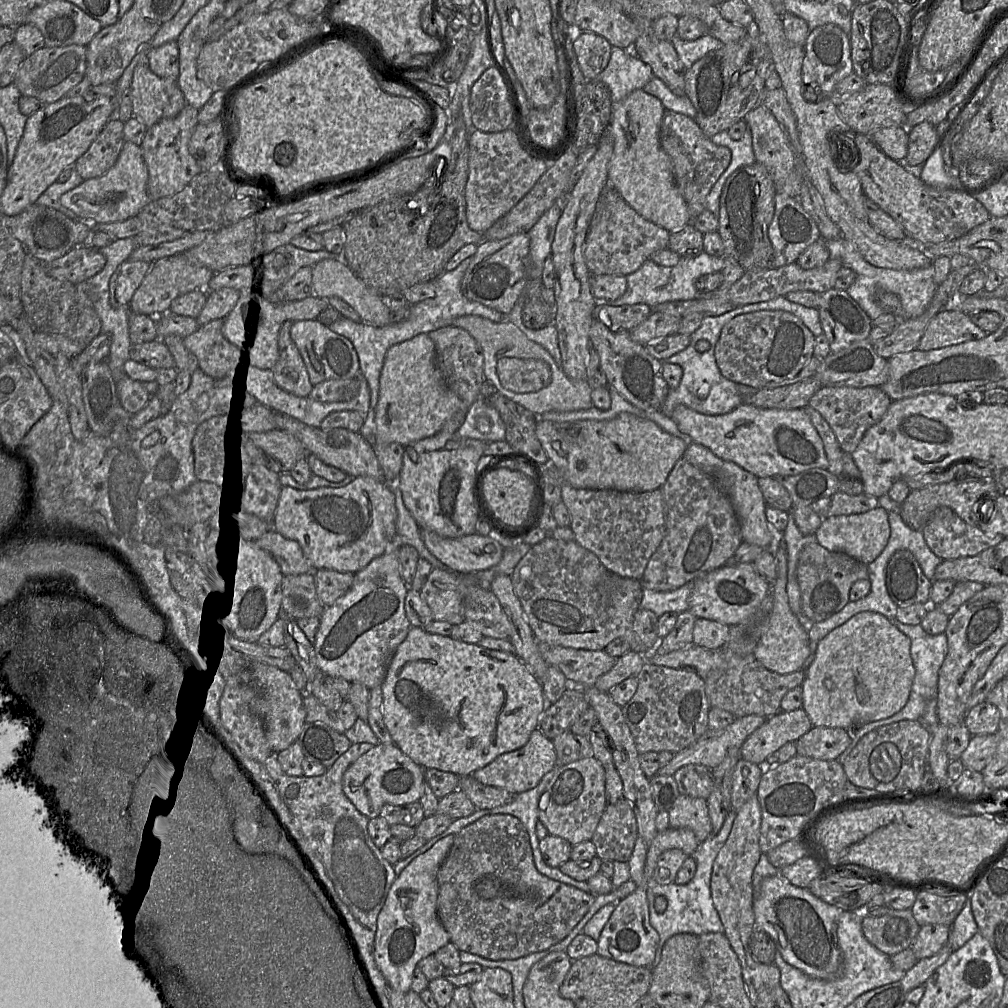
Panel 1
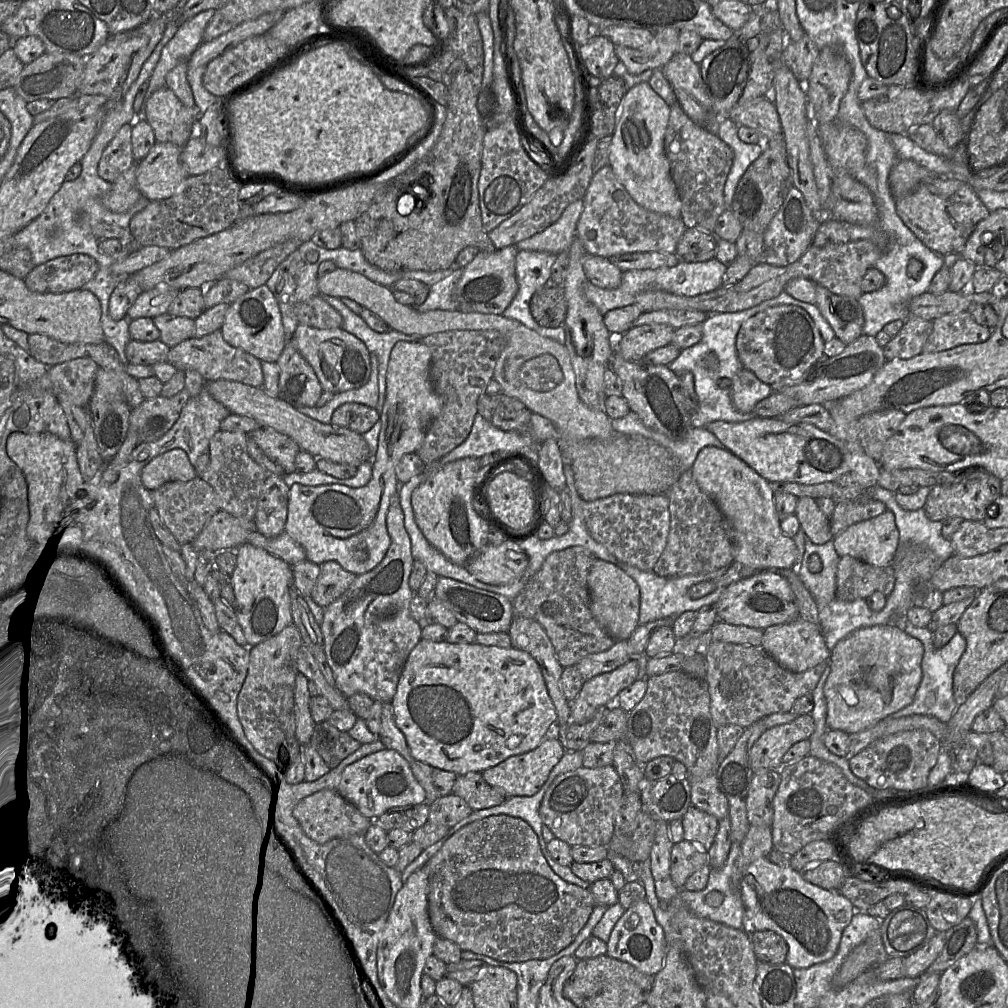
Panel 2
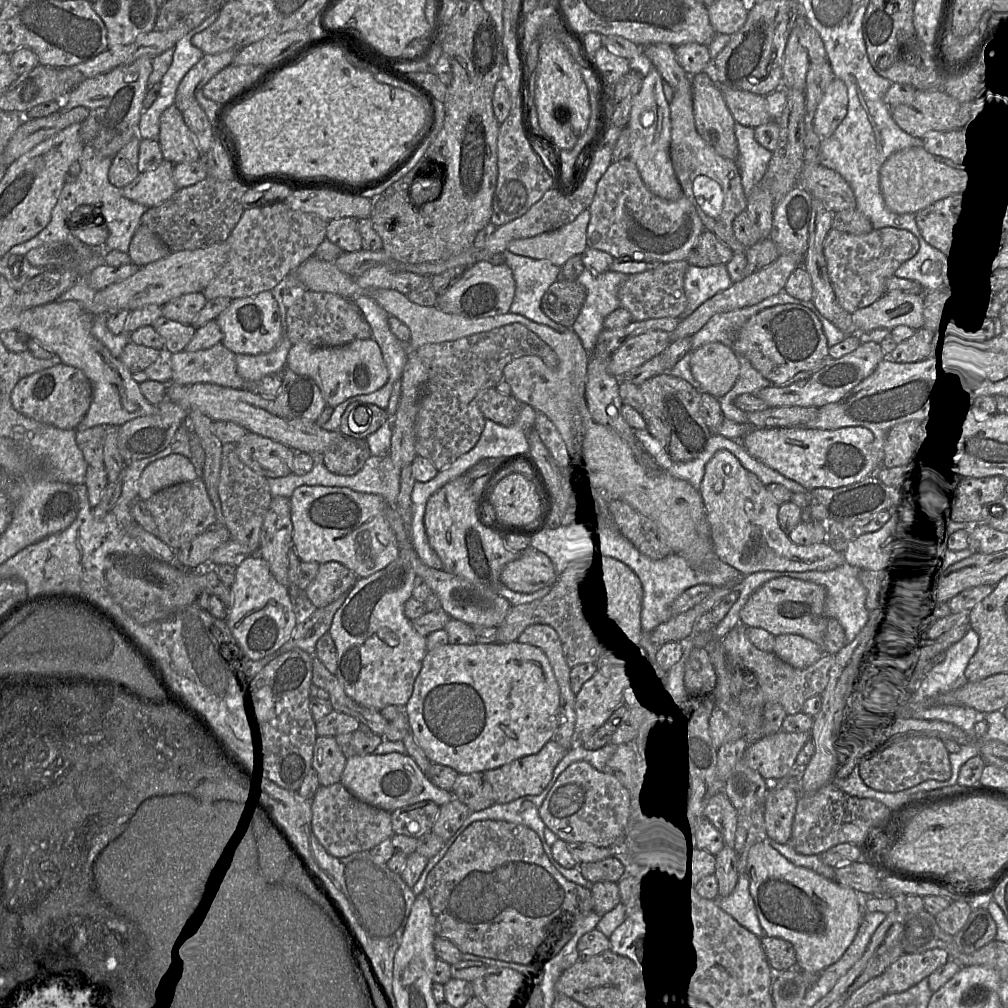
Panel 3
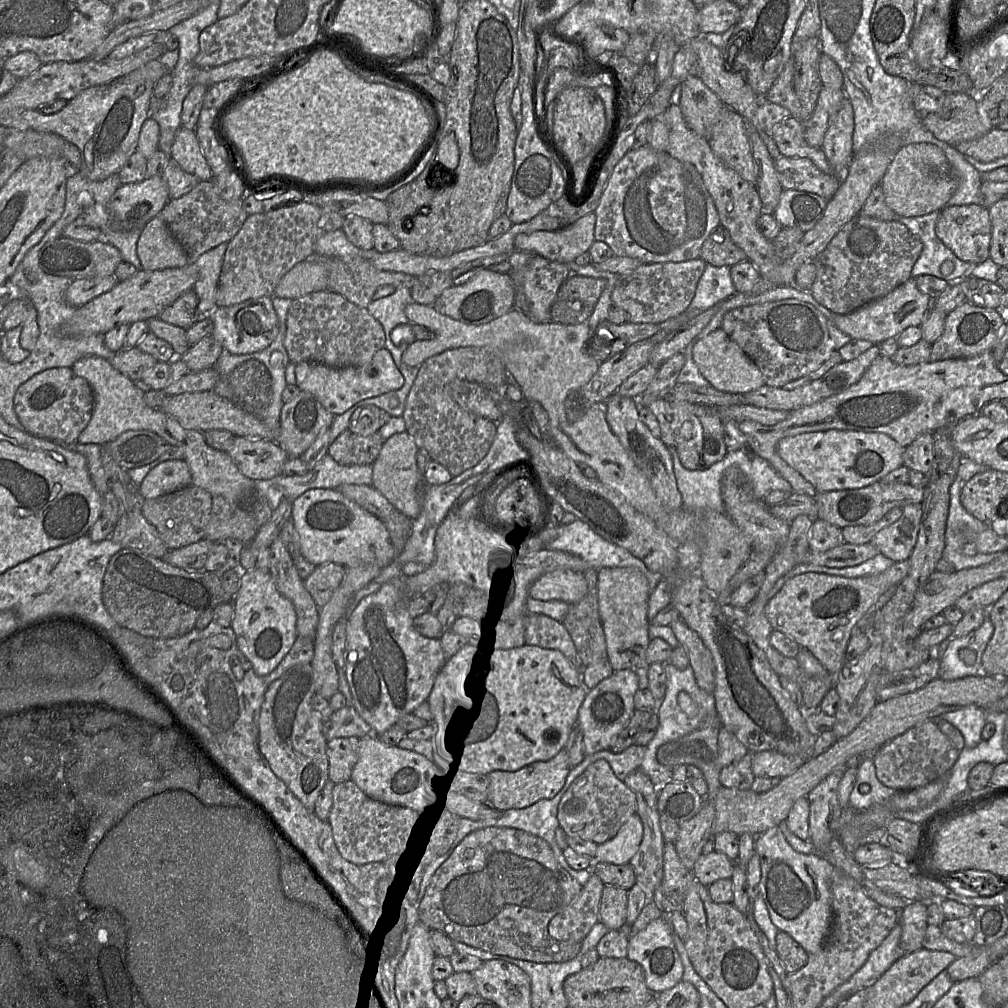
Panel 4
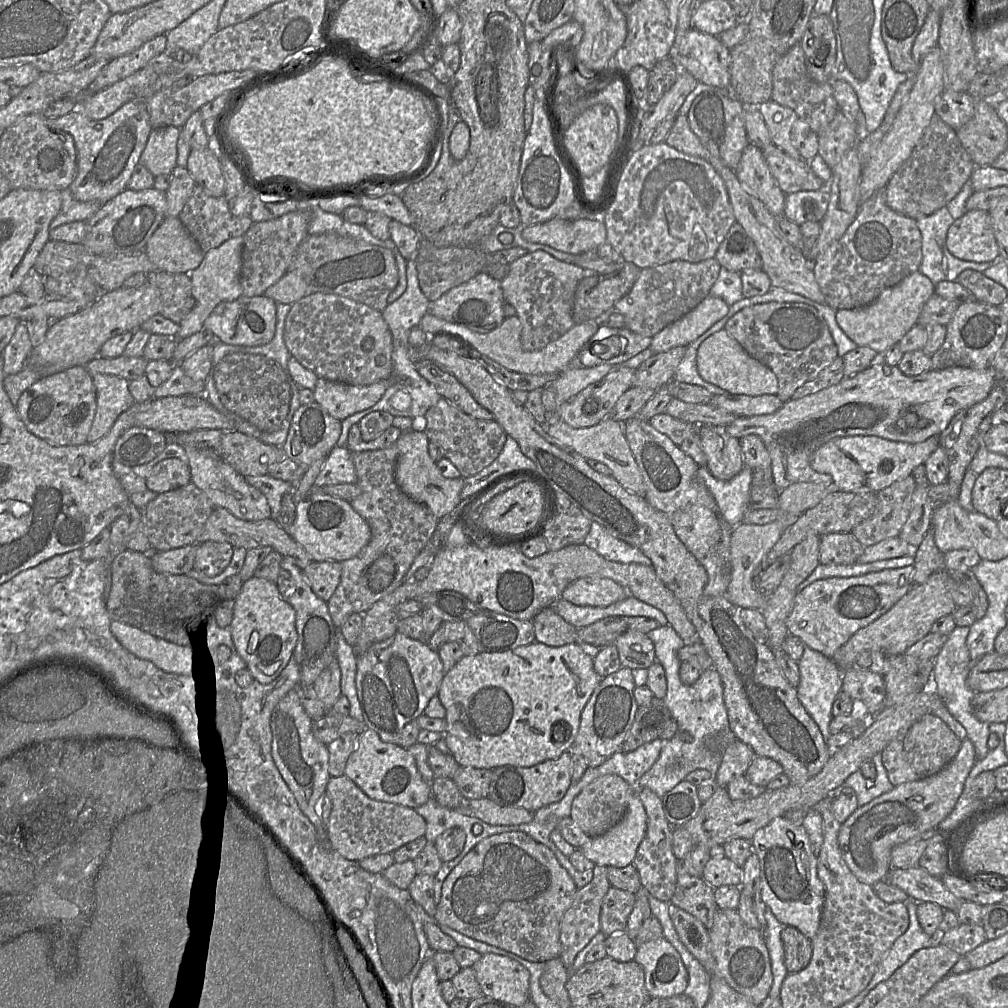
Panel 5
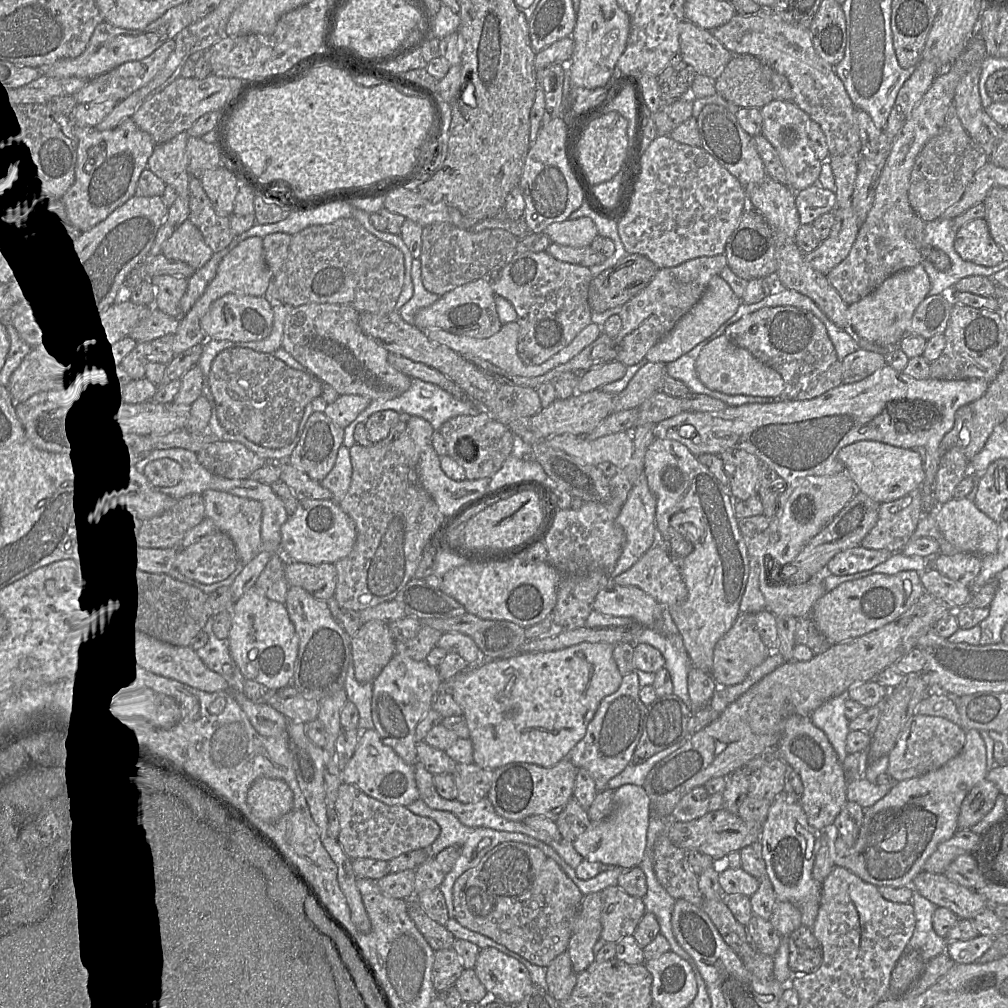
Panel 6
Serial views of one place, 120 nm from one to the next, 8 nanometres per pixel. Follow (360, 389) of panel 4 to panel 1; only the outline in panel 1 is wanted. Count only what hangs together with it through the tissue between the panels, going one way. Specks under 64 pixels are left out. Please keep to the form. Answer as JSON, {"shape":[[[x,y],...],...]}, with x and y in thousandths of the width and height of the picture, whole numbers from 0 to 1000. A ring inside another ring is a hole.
{"shape":[[[315,316],[293,318],[289,324],[289,334],[298,348],[311,383],[325,376],[348,376],[358,371],[356,356],[348,338]]]}

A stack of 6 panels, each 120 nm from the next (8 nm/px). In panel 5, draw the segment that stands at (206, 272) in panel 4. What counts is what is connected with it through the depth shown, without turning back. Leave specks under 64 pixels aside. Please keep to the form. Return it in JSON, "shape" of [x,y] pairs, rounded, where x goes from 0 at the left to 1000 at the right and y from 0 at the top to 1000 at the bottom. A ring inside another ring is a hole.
{"shape":[[[241,234],[232,235],[223,239],[217,245],[203,251],[202,257],[197,265],[188,272],[193,302],[189,309],[178,320],[179,325],[176,337],[180,337],[198,328],[202,323],[202,318],[219,300],[232,299],[240,295],[238,273],[241,243]]]}

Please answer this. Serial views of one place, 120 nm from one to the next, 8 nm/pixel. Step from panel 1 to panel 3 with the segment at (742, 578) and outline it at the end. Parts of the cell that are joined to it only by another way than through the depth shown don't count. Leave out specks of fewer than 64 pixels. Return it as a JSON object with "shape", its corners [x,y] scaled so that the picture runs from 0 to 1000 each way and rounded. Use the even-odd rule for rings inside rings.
{"shape":[[[775,571],[765,574],[750,584],[733,608],[734,619],[757,623],[768,631],[795,630],[813,641],[820,622],[818,610],[819,584],[808,577]]]}

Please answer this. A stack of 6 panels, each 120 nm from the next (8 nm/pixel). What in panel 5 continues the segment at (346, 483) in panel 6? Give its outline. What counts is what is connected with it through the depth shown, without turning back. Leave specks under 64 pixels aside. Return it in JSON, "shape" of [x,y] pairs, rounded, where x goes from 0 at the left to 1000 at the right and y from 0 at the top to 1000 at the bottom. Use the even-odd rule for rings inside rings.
{"shape":[[[332,442],[322,453],[312,477],[312,483],[338,479],[353,479],[354,471],[348,448],[341,442]]]}

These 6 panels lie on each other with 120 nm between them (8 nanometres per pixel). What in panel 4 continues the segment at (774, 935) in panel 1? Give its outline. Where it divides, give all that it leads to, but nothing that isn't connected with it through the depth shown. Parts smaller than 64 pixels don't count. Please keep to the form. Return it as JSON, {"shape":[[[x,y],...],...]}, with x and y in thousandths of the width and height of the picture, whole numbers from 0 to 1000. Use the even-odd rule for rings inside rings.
{"shape":[[[774,820],[764,821],[752,828],[748,833],[748,842],[755,862],[753,885],[766,916],[773,924],[783,927],[803,947],[811,945],[825,914],[823,878],[828,860],[812,848],[789,844]]]}

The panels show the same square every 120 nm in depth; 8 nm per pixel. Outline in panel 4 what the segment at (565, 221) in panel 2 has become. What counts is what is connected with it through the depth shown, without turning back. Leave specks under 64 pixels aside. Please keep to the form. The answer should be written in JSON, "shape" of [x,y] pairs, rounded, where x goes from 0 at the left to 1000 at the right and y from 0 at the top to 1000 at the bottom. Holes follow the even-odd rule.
{"shape":[[[583,211],[555,228],[514,232],[510,238],[510,246],[515,249],[531,250],[554,261],[566,261],[576,252],[583,250],[591,239],[590,222],[590,211]]]}

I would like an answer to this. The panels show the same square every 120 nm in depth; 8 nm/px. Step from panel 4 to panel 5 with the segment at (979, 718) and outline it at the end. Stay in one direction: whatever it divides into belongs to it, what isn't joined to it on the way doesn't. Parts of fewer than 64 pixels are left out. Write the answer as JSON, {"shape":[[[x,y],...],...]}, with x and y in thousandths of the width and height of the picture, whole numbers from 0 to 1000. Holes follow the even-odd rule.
{"shape":[[[948,621],[940,630],[938,637],[927,654],[926,669],[930,689],[935,693],[943,709],[957,722],[959,732],[963,734],[966,739],[968,754],[974,754],[981,746],[979,734],[982,725],[981,718],[970,714],[963,704],[963,695],[968,688],[964,686],[958,678],[959,671],[965,659],[958,640],[961,625],[962,622]]]}

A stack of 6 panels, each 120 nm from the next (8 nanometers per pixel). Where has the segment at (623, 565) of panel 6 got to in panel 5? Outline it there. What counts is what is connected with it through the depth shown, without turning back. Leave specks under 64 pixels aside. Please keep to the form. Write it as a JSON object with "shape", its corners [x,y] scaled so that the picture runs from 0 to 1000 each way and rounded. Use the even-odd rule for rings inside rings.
{"shape":[[[587,517],[579,541],[599,555],[614,559],[634,559],[646,562],[646,556],[636,546],[610,534],[592,518]]]}

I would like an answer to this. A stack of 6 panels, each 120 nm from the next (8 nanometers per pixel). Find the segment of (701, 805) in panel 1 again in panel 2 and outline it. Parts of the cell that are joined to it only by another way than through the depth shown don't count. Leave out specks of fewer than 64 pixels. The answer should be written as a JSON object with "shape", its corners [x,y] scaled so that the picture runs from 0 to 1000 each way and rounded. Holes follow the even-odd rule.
{"shape":[[[686,799],[676,813],[678,831],[681,834],[704,842],[712,824],[713,813],[689,800]]]}

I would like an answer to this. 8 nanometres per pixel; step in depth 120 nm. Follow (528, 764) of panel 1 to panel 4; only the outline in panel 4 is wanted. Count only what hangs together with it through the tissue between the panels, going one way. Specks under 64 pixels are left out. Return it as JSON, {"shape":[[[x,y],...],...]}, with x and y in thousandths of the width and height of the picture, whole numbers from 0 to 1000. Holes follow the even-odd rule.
{"shape":[[[562,742],[545,754],[532,755],[512,765],[491,764],[485,767],[484,797],[500,806],[505,803],[522,802],[537,793],[546,793],[558,783],[566,763]]]}

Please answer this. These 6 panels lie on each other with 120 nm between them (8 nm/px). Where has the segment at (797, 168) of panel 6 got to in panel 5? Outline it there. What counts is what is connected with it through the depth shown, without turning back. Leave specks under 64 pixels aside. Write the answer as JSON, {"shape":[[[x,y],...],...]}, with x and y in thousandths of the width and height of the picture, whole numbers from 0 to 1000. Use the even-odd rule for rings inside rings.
{"shape":[[[763,98],[751,106],[762,127],[766,142],[788,158],[797,158],[786,144],[784,132],[788,121],[793,117],[785,108]]]}

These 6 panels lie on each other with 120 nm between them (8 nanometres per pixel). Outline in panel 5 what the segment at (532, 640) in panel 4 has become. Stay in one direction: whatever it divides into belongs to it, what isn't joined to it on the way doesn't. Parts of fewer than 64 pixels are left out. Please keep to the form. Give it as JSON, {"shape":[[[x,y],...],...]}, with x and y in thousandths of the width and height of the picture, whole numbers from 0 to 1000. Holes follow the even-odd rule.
{"shape":[[[547,602],[539,603],[528,614],[531,636],[545,641],[572,637],[572,623],[562,617]]]}

